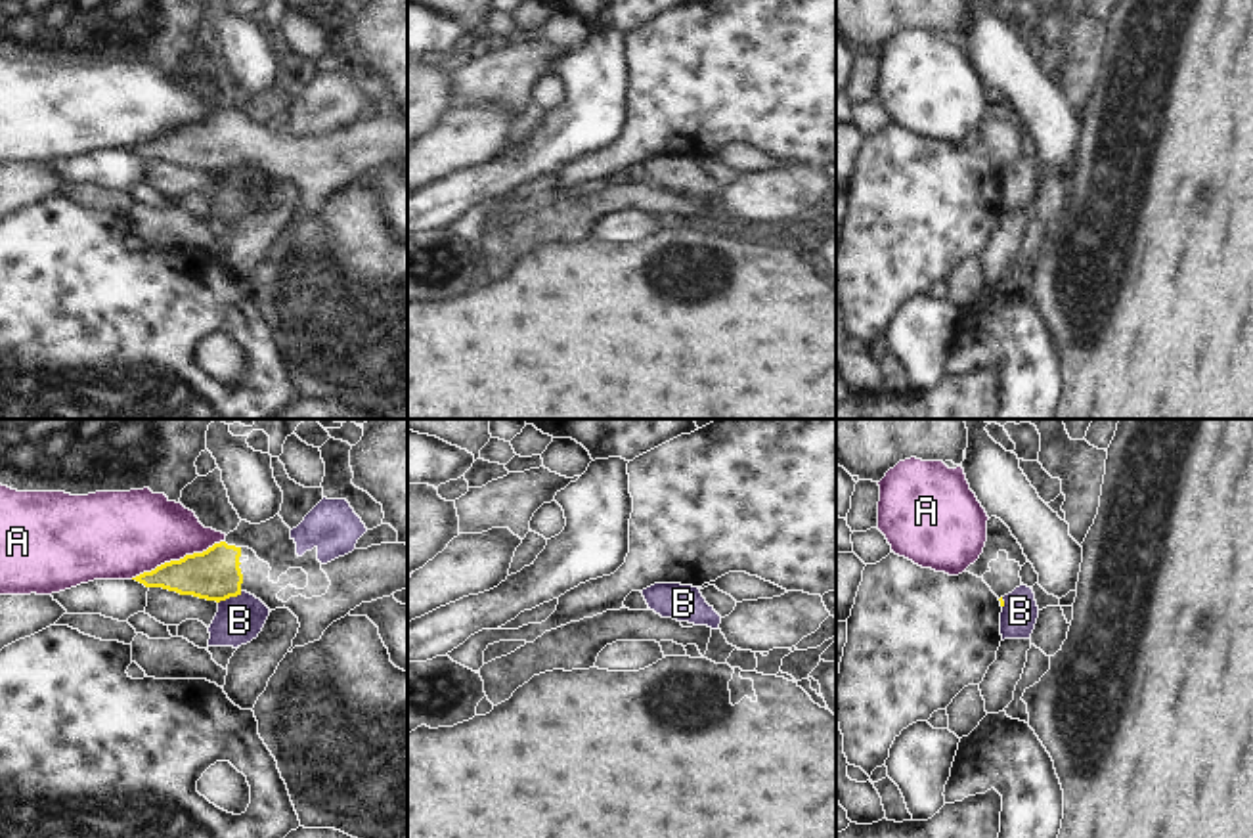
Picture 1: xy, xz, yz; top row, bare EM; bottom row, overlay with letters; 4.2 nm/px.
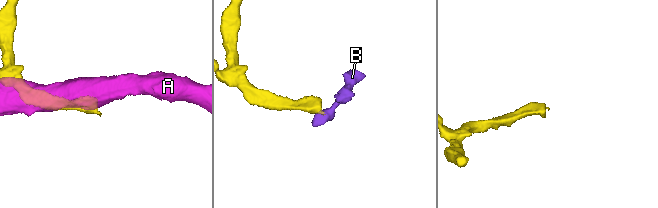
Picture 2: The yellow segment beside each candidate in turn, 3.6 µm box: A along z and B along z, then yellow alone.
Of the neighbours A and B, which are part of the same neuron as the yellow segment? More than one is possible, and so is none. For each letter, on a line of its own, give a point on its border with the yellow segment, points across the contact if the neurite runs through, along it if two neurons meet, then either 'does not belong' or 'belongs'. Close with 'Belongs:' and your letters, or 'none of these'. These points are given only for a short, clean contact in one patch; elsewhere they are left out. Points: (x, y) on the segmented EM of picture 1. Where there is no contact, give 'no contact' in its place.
A: meets yellow in xy at (176, 561); does not belong
B: meets yellow in xy at (230, 595); border along xy (241, 592), (219, 603); does not belong
Belongs: none of these

